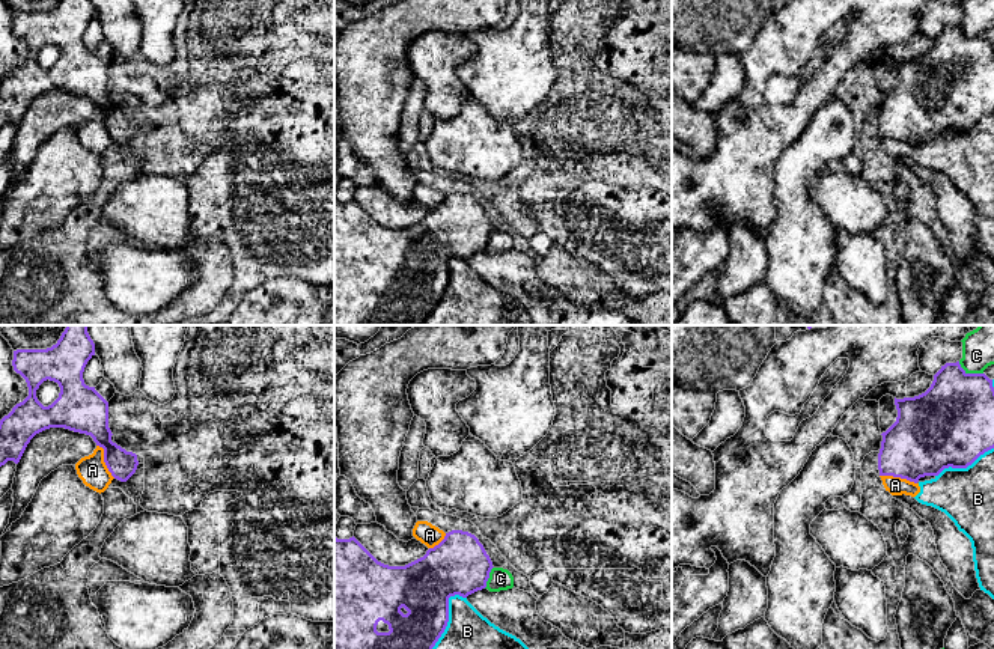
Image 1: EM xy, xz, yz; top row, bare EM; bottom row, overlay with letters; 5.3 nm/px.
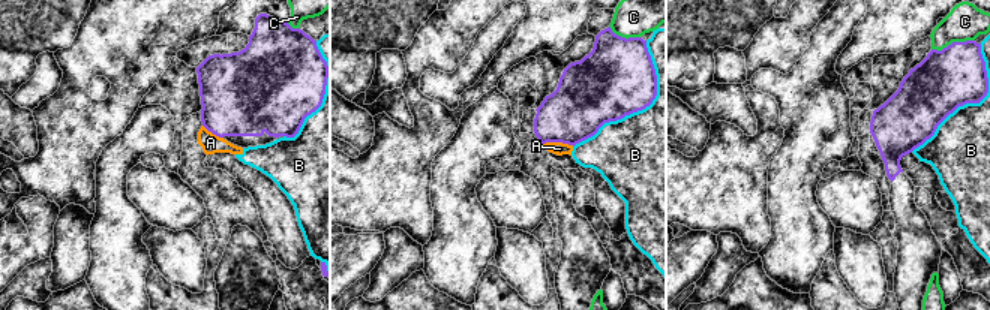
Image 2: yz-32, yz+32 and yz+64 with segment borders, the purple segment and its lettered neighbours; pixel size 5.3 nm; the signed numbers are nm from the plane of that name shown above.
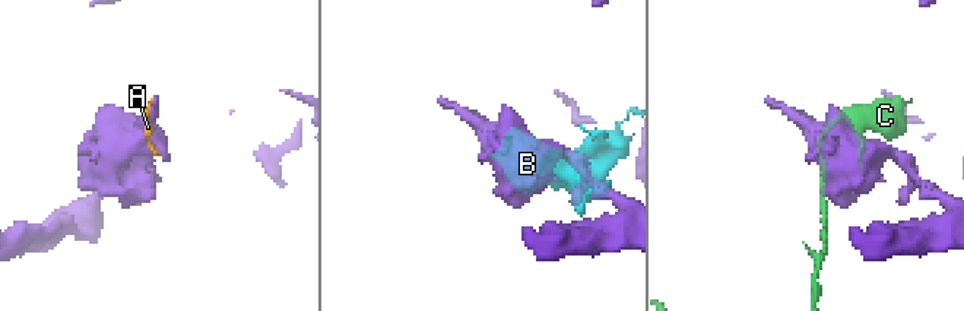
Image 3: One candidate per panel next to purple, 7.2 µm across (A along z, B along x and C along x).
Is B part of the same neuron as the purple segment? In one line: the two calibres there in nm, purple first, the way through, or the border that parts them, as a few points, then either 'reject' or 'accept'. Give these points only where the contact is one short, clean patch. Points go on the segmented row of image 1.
300/220 nm | reject

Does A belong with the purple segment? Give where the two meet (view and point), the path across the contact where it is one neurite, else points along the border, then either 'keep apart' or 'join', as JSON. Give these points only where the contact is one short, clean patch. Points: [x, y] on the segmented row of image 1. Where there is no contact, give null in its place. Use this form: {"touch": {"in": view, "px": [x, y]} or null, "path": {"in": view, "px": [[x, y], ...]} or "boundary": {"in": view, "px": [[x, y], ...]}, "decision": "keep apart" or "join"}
{"touch": {"in": "yz", "px": [898, 476]}, "decision": "keep apart"}

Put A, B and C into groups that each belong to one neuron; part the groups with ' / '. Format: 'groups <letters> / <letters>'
groups A B / C

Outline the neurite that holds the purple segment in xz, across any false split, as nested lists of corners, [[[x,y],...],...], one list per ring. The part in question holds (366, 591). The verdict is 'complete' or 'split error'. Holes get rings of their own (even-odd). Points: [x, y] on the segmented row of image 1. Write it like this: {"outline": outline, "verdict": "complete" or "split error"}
{"outline": [[[462,530],[446,533],[438,545],[405,566],[378,562],[354,536],[334,536],[334,649],[432,649],[449,622],[449,598],[485,589],[492,568],[479,539]]], "verdict": "split error"}

